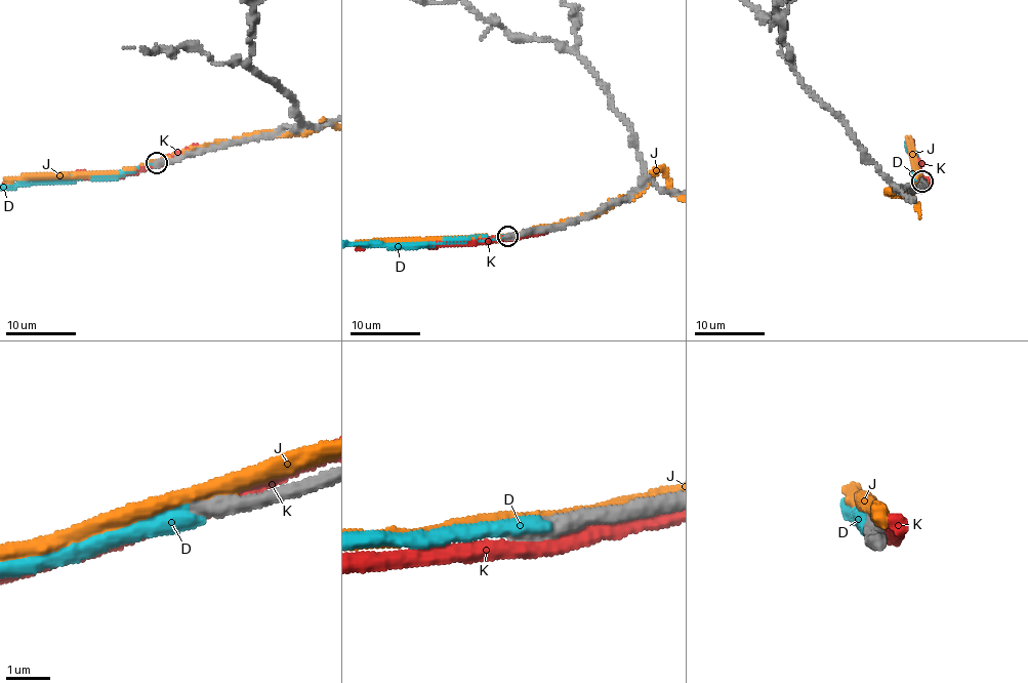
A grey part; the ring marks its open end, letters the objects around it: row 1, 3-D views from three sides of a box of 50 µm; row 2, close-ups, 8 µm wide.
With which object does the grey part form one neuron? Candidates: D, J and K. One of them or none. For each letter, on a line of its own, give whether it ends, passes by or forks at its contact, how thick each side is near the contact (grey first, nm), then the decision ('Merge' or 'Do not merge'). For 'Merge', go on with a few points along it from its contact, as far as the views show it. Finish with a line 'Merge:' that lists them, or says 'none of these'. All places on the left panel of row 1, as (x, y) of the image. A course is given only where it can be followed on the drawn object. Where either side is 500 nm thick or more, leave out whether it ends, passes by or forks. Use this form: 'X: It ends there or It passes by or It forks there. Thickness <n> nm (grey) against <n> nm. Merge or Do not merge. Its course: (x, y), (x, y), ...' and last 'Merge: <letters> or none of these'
D: It ends there. Thickness 480 nm (grey) against 400 nm. Merge
J: Thickness 550 nm (grey) against 360 nm. Do not merge
K: Thickness 500 nm (grey) against 360 nm. Do not merge
Merge: D

